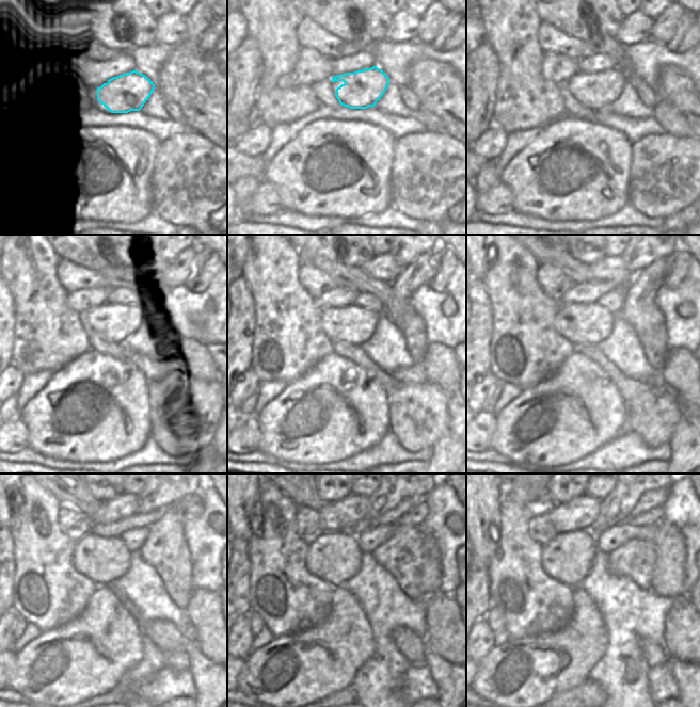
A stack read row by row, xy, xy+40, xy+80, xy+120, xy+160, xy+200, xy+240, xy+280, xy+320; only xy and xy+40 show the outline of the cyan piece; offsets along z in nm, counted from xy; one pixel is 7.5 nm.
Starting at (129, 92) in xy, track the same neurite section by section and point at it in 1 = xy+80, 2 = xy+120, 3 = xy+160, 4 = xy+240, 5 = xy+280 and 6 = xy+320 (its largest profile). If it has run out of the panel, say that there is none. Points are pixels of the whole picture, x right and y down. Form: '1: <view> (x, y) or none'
1: xy+80 (599, 90)
2: xy+120 (120, 326)
3: xy+160 (359, 326)
4: xy+240 (117, 563)
5: xy+280 (349, 569)
6: xy+320 (586, 567)

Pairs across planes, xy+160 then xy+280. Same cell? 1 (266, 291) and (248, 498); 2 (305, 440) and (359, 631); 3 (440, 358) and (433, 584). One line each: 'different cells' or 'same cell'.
1: different cells
2: same cell
3: different cells

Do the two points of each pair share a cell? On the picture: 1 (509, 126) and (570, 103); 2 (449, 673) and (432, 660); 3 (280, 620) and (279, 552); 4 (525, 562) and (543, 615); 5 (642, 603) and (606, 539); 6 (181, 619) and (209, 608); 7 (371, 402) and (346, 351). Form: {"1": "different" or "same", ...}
{"1": "different", "2": "same", "3": "same", "4": "same", "5": "different", "6": "different", "7": "different"}

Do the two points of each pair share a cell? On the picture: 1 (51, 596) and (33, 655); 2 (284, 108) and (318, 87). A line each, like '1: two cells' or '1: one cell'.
1: two cells
2: two cells

